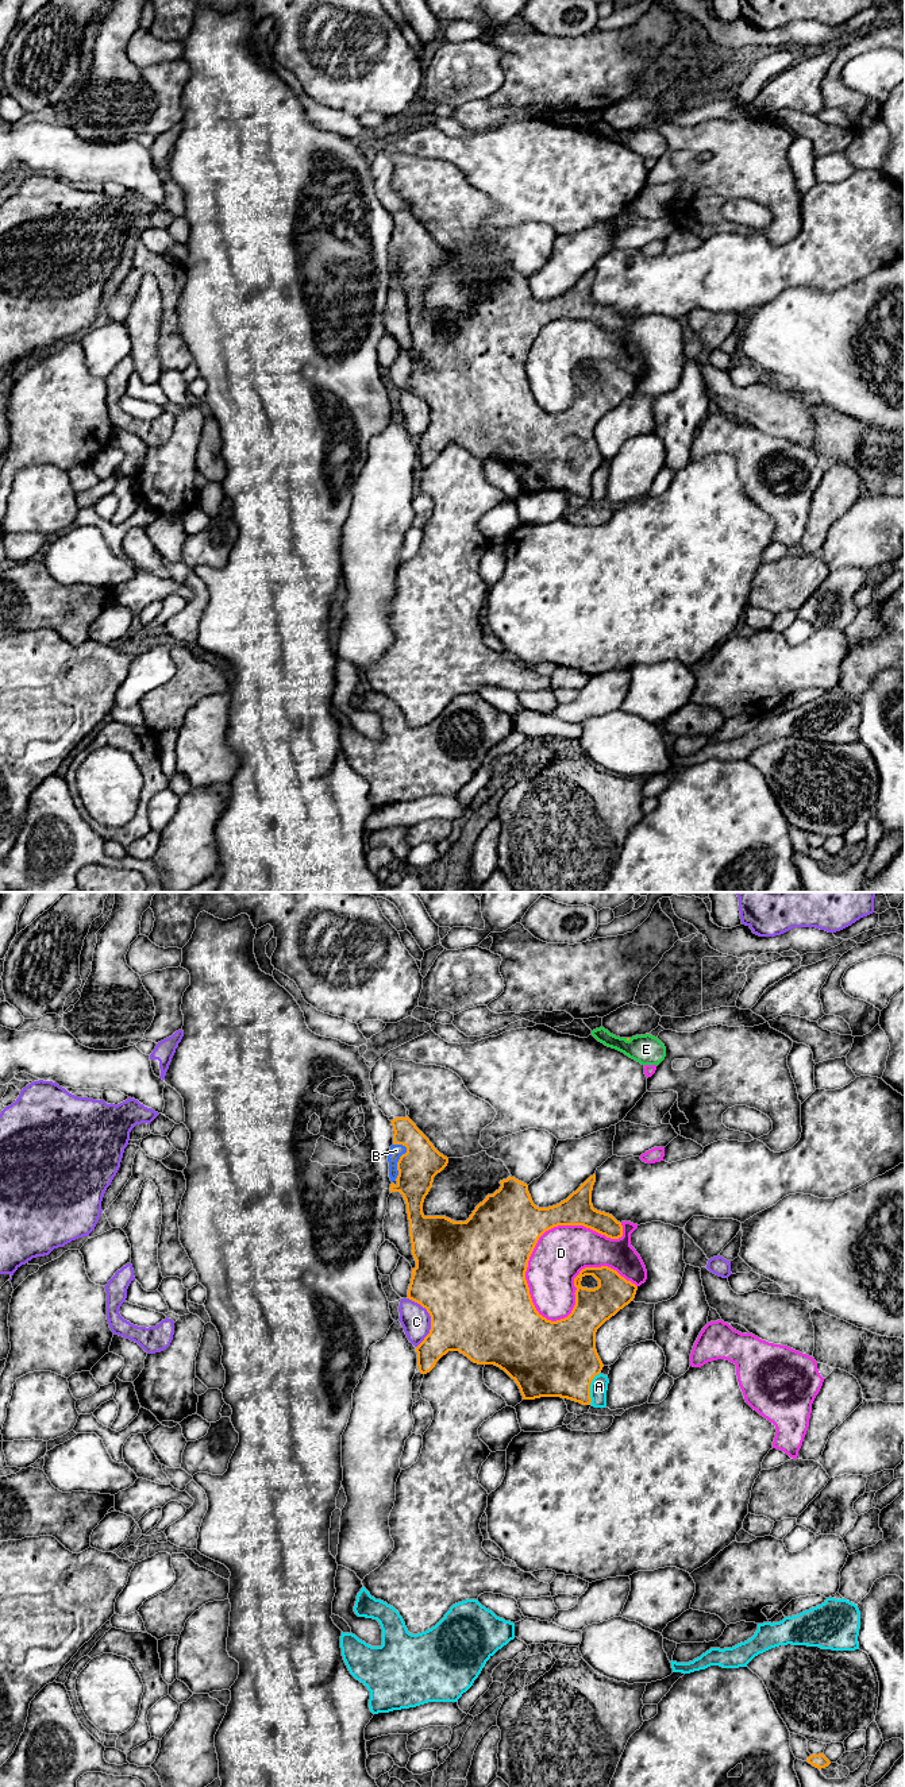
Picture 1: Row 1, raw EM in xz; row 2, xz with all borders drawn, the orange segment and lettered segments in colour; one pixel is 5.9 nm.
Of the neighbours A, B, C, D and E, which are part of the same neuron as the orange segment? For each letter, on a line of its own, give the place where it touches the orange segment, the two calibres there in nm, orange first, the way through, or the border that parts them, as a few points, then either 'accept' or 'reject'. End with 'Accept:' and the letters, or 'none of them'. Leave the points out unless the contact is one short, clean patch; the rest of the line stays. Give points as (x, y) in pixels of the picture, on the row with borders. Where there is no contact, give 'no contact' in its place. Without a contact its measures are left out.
A: xz (589, 1388) | 440/110 nm | reject
B: xz (399, 1161) | 220/80 nm | across xz (422, 1162), (399, 1161), (396, 1150) | accept
C: xz (431, 1319) | 500/180 nm | reject
D: xz (576, 1299) | 280/300 nm | reject
E: xz (628, 1038) | 20/180 nm | along xz (626, 1038), (630, 1039) | reject
Accept: B

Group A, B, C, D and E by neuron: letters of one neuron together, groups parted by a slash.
A / B / C / D / E

